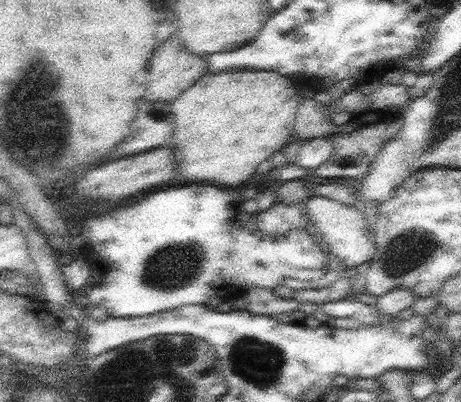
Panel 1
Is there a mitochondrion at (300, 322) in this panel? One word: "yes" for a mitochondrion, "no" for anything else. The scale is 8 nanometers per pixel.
no

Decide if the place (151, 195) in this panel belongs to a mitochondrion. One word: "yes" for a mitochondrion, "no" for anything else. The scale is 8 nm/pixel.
no

